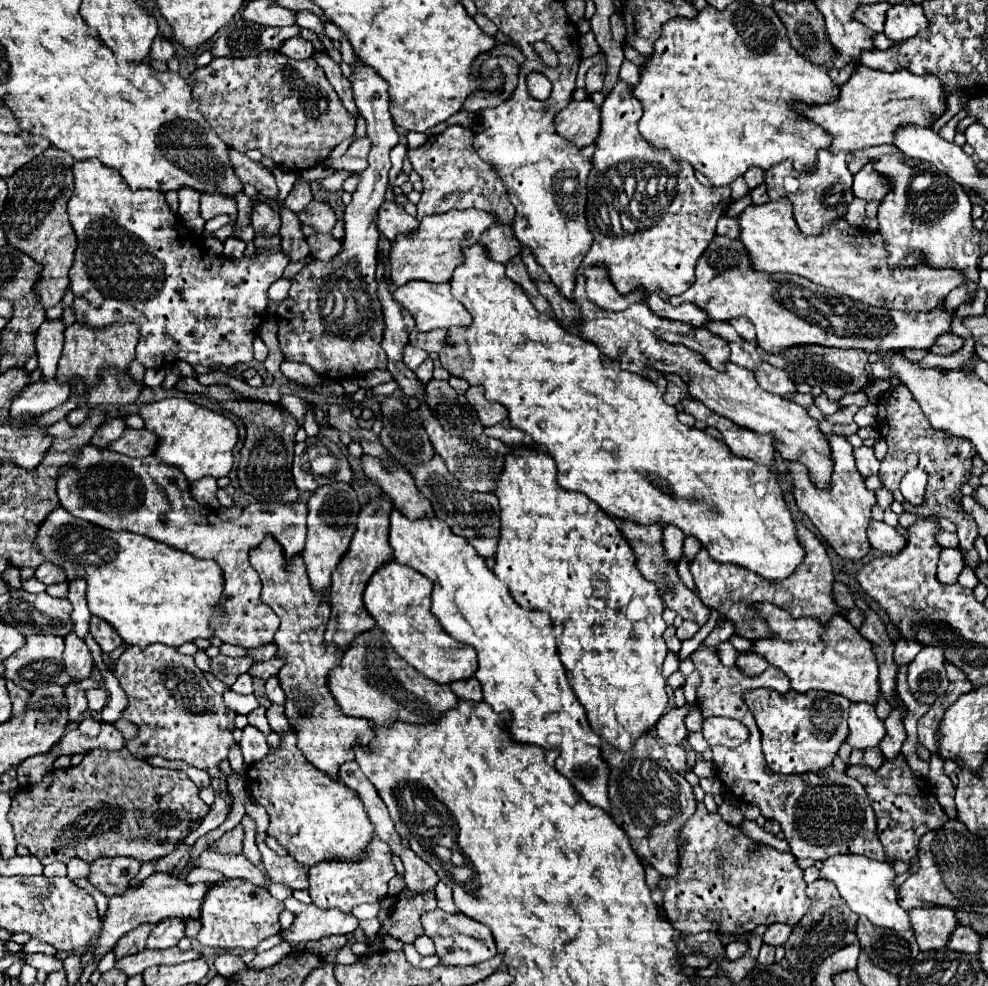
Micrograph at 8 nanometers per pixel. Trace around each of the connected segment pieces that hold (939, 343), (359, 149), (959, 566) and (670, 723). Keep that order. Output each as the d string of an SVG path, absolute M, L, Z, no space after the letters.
M948 334L948 336L940 336L940 340L936 340L936 344L930 348L930 352L948 356L948 354L958 352L962 346L964 346L964 338L956 336L956 334Z
M360 138L360 140L354 140L352 142L352 146L348 148L348 156L358 156L358 158L366 158L368 156L368 152L370 152L370 146L372 146L372 142L370 142L370 138Z
M944 548L938 562L940 584L956 584L960 572L964 570L964 560L960 560L958 548Z
M690 704L668 710L656 724L656 736L666 744L680 744L688 736L684 718L690 714L690 710L692 710Z

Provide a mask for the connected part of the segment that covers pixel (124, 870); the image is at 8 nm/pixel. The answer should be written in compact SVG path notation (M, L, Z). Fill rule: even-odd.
M128 856L104 858L92 864L90 882L106 896L120 896L128 890L130 880L140 872L140 862Z

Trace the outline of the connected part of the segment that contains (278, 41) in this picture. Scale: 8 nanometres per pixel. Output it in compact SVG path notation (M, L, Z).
M238 18L218 34L210 52L214 58L256 56L266 50L280 50L280 46L288 38L294 38L298 34L300 34L300 28L296 24L286 28L272 28L272 26L262 26L258 22L246 22Z

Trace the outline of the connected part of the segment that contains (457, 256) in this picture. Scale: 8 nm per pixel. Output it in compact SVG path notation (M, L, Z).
M472 208L472 210L452 210L440 216L424 216L416 232L412 232L410 236L398 236L396 242L392 244L390 252L392 284L402 286L408 284L410 280L426 280L434 284L450 282L454 268L464 262L462 250L472 244L482 244L488 256L500 264L508 264L508 260L518 256L522 250L522 244L514 236L512 224L502 224L496 216L484 210Z

